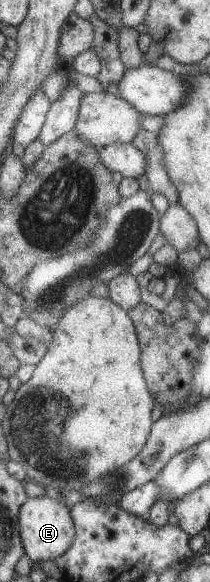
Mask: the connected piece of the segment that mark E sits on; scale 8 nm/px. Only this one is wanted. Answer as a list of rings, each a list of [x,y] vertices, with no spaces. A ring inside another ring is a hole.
[[[48,496],[27,497],[21,506],[19,522],[23,548],[32,562],[53,561],[55,558],[59,558],[67,550],[70,550],[71,543],[76,537],[76,528],[73,518],[71,518],[71,508],[65,502]]]

